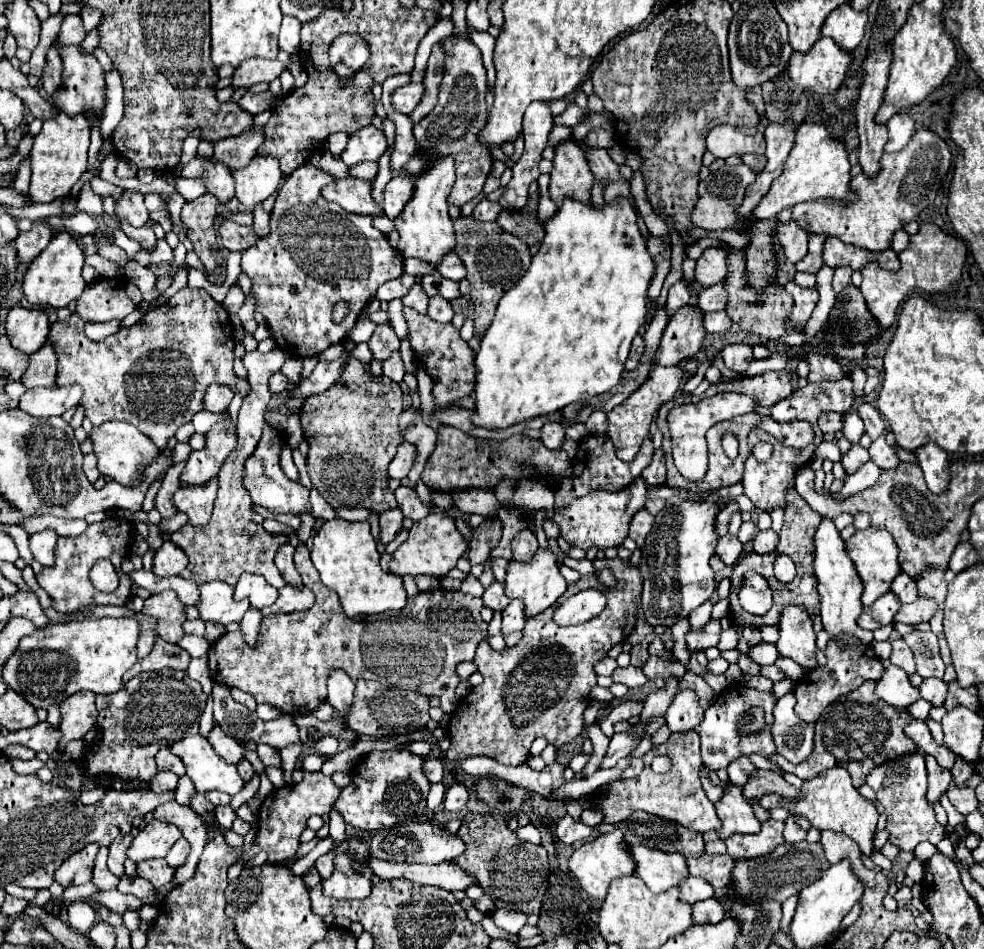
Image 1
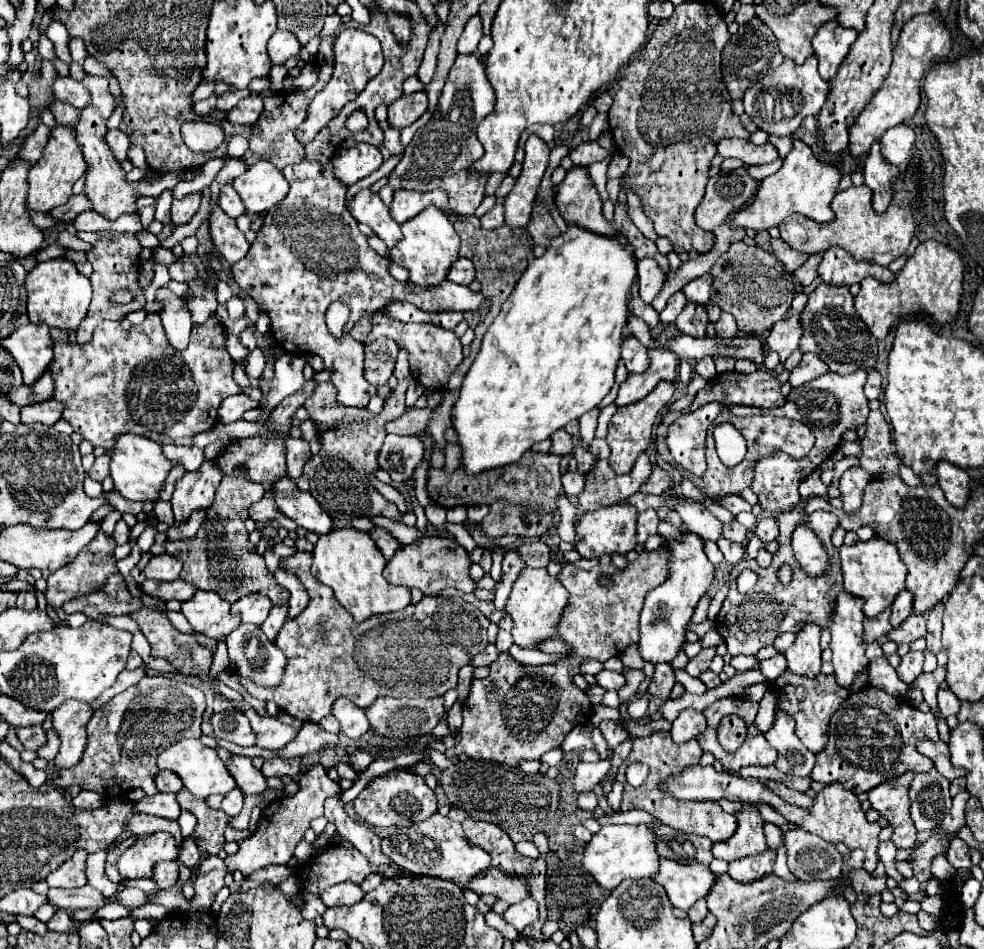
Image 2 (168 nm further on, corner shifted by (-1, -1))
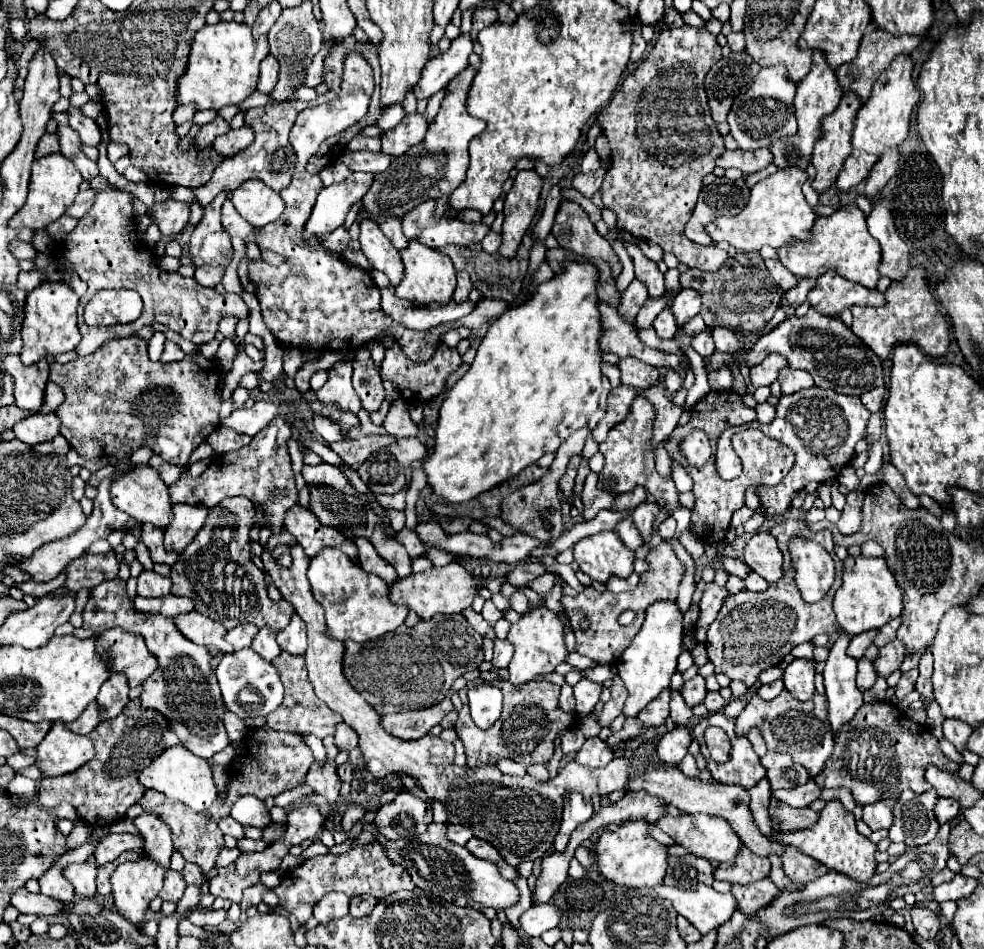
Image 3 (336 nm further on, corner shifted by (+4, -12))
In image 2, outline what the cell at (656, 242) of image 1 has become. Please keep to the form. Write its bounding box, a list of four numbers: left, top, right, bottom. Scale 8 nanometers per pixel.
[638,262,666,304]

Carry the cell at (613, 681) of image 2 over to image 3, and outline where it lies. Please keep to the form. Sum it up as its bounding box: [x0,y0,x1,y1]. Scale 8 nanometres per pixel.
[573,679,601,717]

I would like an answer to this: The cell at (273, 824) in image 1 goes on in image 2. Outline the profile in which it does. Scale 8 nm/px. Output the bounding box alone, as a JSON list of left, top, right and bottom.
[224,764,340,876]

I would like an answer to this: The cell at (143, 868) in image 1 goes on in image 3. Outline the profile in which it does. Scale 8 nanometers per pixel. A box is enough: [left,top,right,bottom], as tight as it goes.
[159,869,187,903]

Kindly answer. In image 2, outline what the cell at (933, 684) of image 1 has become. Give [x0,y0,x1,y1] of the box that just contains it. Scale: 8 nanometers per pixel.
[938,690,960,716]

